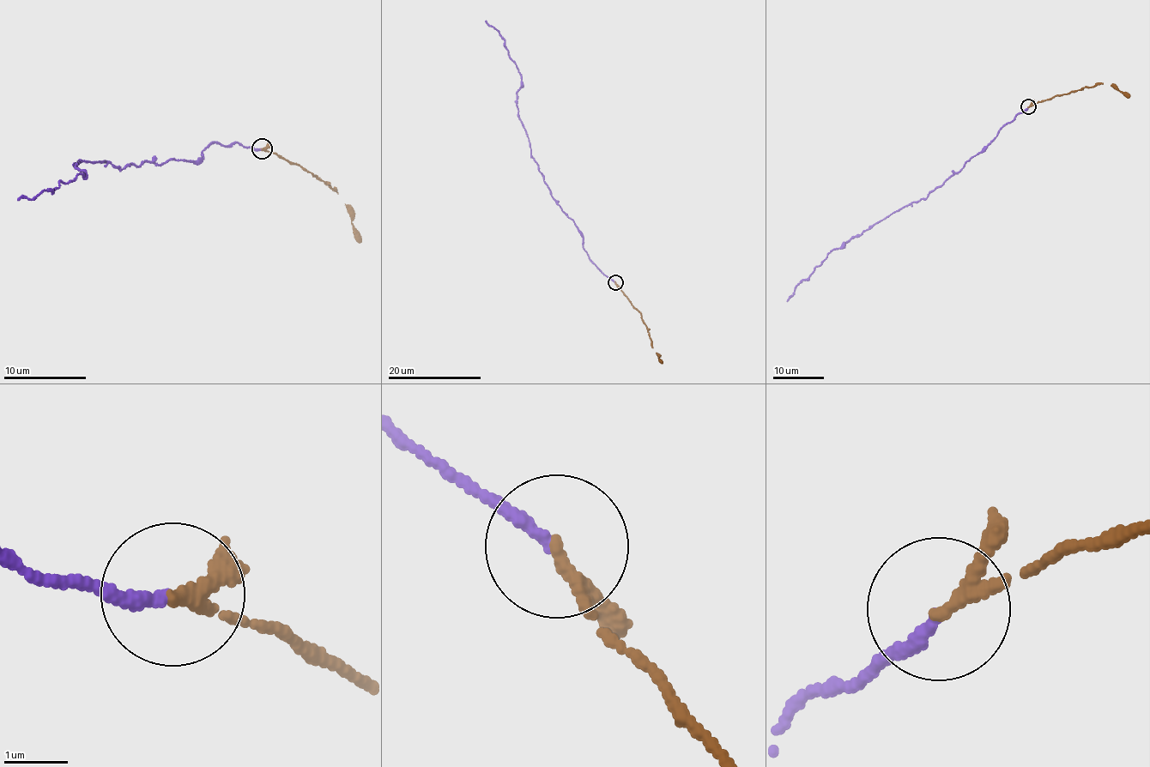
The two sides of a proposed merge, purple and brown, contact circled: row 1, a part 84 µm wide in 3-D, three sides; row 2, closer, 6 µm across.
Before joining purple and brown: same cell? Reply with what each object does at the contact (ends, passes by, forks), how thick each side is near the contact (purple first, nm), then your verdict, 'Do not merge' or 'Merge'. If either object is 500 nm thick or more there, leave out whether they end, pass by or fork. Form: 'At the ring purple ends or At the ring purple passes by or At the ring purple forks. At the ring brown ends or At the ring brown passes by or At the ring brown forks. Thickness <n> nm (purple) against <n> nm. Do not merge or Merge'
At the ring purple ends. At the ring brown passes by. Thickness 180 nm (purple) against 170 nm. Merge

